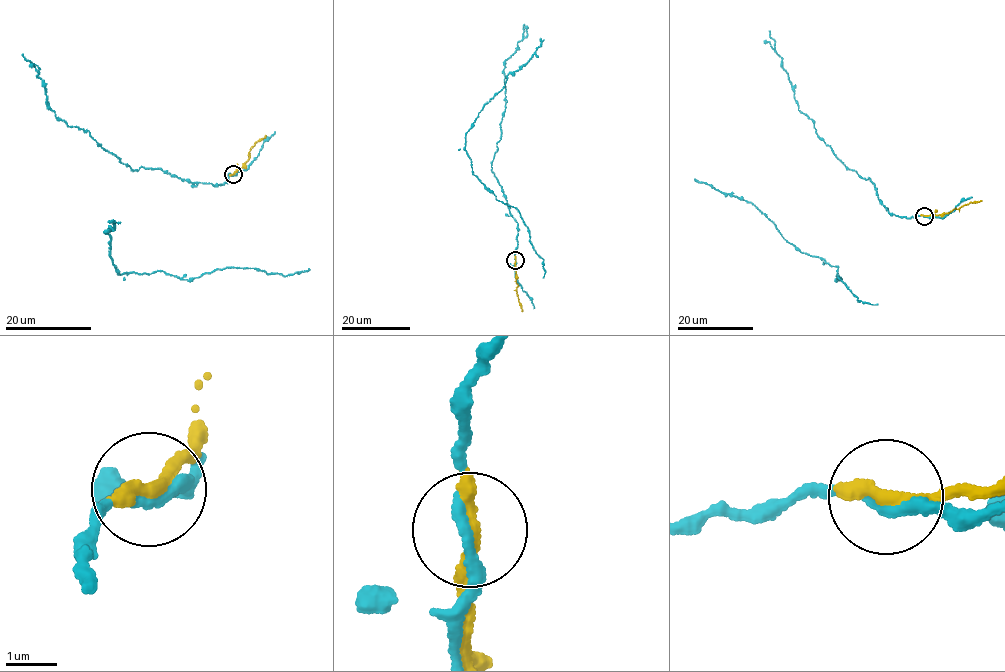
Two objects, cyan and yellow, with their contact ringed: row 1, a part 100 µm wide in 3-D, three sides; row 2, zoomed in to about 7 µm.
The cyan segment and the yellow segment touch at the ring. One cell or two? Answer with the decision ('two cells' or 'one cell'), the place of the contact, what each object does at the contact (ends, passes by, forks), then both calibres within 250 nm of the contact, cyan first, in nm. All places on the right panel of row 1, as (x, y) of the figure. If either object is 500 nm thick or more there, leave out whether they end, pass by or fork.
two cells; place (924, 216); cyan passes by; yellow ends; calibres 200 and 360 nm

